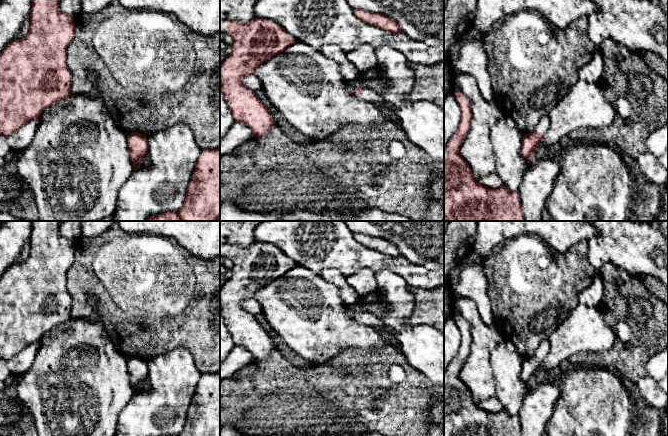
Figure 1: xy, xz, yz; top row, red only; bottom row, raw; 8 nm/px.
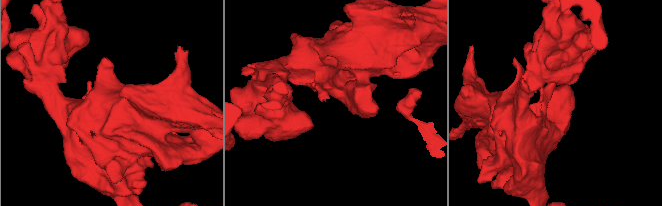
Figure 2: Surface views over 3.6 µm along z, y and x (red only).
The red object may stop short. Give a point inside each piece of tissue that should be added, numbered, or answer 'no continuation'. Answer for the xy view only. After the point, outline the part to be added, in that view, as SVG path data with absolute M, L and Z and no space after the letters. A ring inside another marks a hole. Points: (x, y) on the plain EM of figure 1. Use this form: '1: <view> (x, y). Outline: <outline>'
no continuation

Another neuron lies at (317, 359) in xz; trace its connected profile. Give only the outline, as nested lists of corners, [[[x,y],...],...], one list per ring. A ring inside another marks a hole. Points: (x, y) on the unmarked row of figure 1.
[[[296,265],[283,276],[272,280],[257,290],[254,298],[260,303],[262,314],[274,333],[299,356],[313,367],[321,367],[332,362],[337,356],[348,350],[358,350],[361,354],[378,352],[388,346],[380,332],[350,317],[346,313],[346,304],[339,293],[339,288],[303,266]]]

